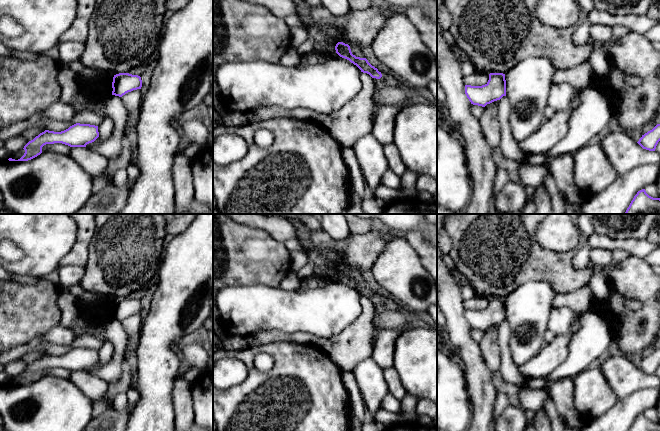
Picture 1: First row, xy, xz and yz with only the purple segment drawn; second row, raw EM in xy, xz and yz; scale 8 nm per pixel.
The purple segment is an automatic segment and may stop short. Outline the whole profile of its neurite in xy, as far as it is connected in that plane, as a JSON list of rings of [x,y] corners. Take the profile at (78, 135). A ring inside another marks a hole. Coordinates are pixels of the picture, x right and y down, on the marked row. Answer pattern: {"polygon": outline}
{"polygon": [[[76,123],[61,132],[45,130],[29,141],[25,146],[24,155],[18,159],[9,158],[9,161],[28,161],[42,153],[46,144],[62,143],[70,147],[86,147],[99,137],[98,126]]]}

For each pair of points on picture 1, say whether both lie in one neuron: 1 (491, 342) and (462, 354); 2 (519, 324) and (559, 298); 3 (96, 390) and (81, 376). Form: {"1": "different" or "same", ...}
{"1": "different", "2": "different", "3": "same"}

